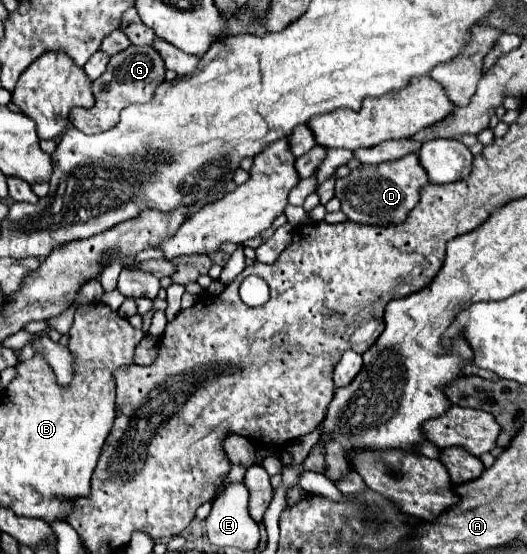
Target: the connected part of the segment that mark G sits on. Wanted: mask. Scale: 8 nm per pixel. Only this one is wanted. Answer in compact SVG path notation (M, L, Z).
M128 46L124 52L112 56L108 62L108 70L96 82L92 82L94 100L96 100L94 108L92 110L78 108L70 112L74 128L78 128L84 134L98 134L116 126L116 122L120 120L120 110L124 106L134 102L150 102L152 94L156 92L156 86L164 82L164 74L166 74L166 66L160 54L152 50L152 46Z

